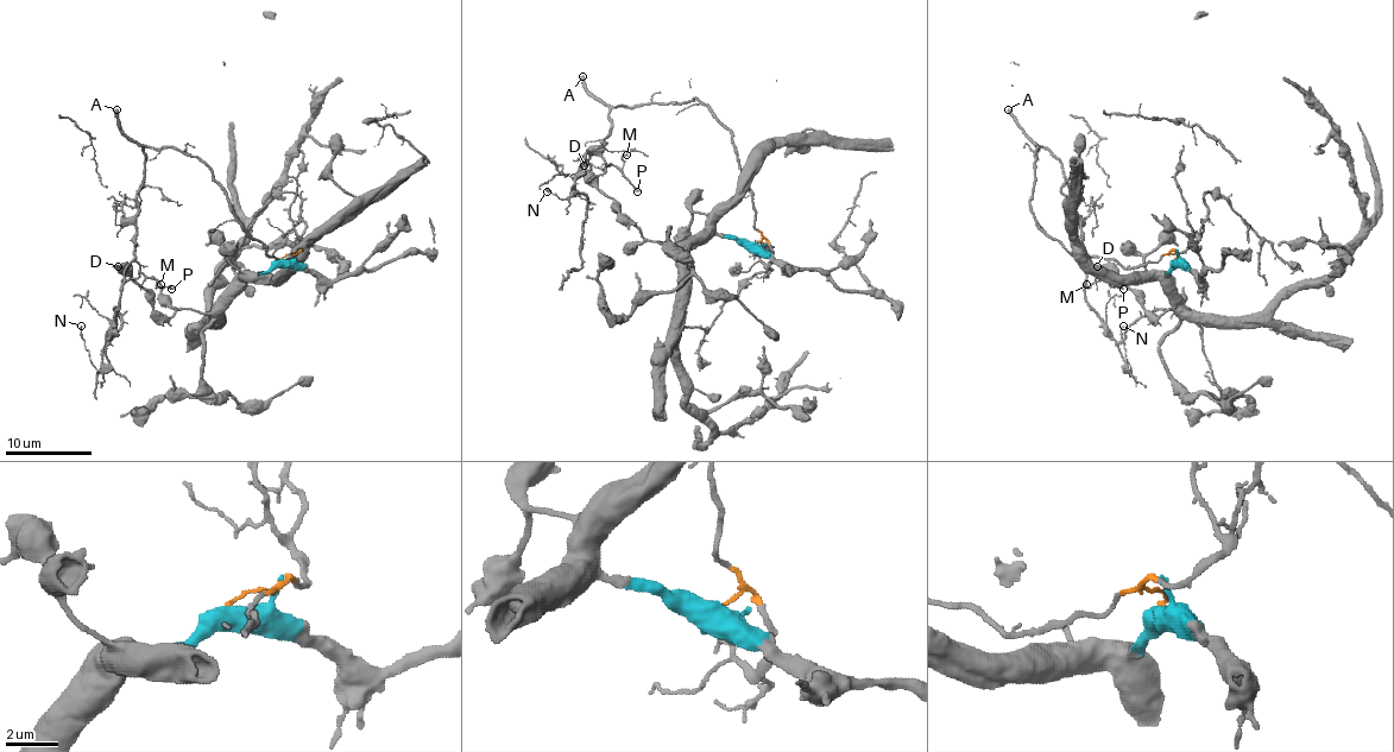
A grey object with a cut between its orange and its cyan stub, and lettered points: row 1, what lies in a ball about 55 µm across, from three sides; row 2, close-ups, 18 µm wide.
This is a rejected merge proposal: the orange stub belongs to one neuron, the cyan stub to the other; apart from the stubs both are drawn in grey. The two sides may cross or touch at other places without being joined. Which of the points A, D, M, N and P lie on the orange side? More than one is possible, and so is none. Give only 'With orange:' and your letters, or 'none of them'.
With orange: A, M, N, P

